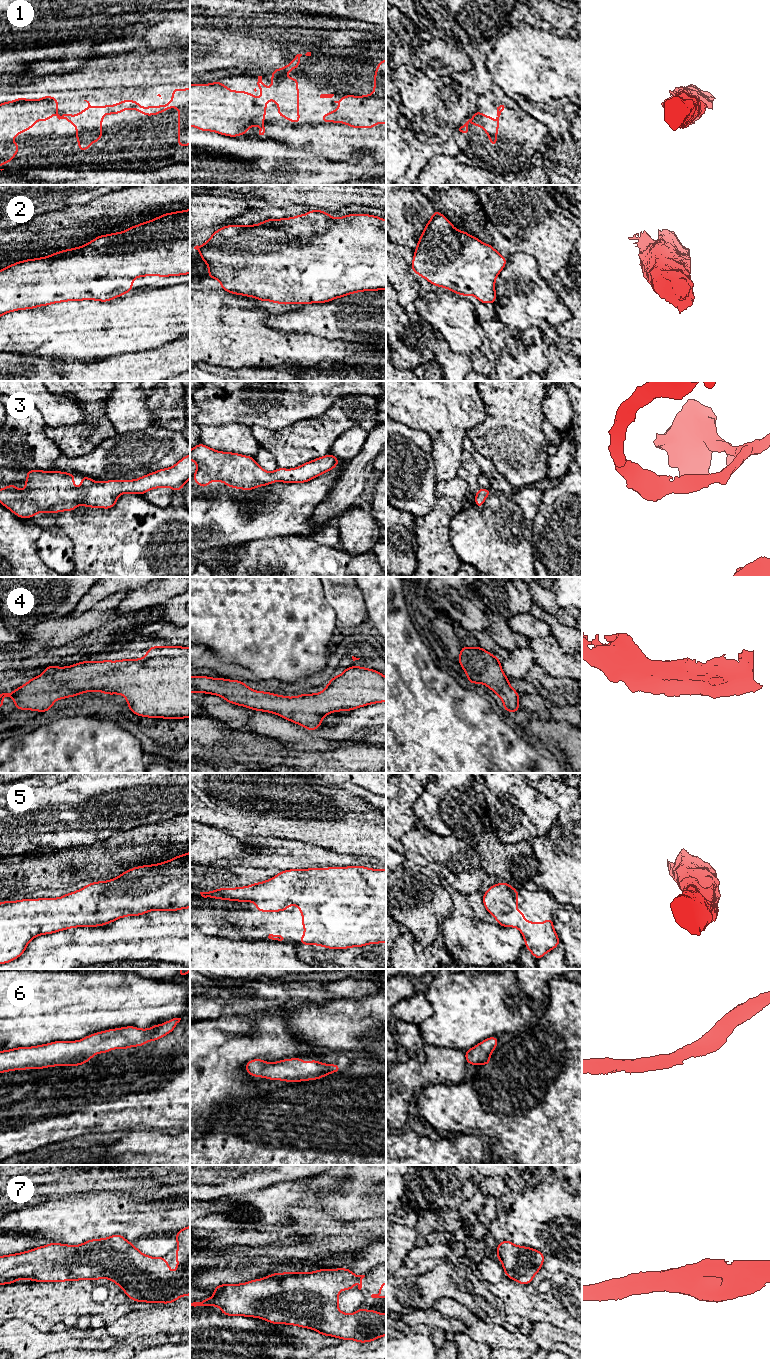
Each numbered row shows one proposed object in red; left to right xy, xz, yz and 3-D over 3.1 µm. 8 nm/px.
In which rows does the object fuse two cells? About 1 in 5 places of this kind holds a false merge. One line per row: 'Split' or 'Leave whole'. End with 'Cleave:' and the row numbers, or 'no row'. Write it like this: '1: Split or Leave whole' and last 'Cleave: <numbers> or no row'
1: Leave whole
2: Leave whole
3: Leave whole
4: Leave whole
5: Leave whole
6: Leave whole
7: Leave whole
Cleave: no row

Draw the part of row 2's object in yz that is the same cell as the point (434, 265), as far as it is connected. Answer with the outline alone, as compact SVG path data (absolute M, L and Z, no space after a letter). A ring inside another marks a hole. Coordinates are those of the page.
M434 210L419 238L411 269L435 286L448 288L465 297L474 295L484 304L495 304L495 279L506 263L507 259L492 245L481 242L465 231L455 229L443 214Z

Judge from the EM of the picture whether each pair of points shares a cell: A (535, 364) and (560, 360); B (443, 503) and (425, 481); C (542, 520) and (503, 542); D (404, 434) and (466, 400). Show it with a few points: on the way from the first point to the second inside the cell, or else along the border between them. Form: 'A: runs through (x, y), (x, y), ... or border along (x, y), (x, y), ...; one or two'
A: border along (547, 355), (548, 367), (545, 370); two
B: border along (437, 482), (436, 501), (426, 515); two
C: border along (540, 503), (532, 529), (533, 549); two
D: border along (396, 420), (419, 431); two

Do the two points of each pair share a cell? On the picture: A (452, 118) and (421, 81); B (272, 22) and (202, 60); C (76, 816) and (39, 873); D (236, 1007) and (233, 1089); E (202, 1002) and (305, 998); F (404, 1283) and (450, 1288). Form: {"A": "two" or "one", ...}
{"A": "one", "B": "one", "C": "two", "D": "two", "E": "one", "F": "one"}

